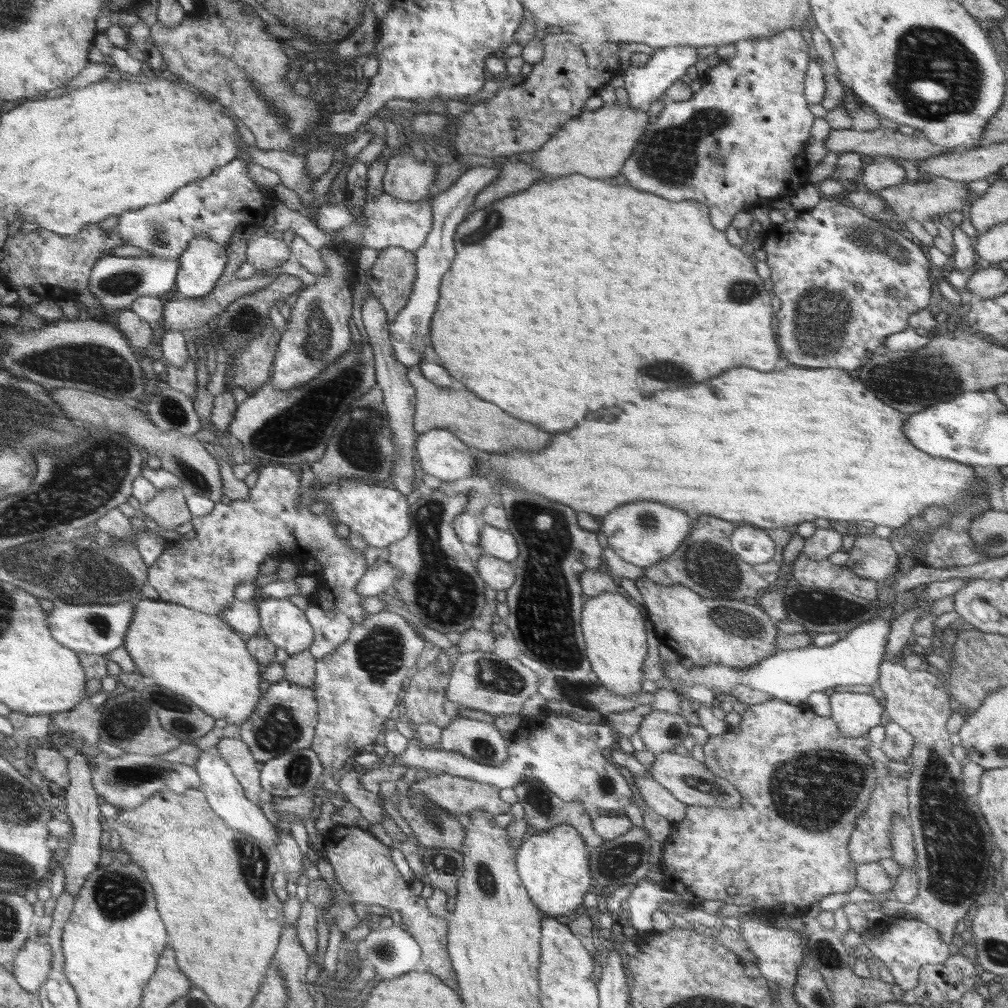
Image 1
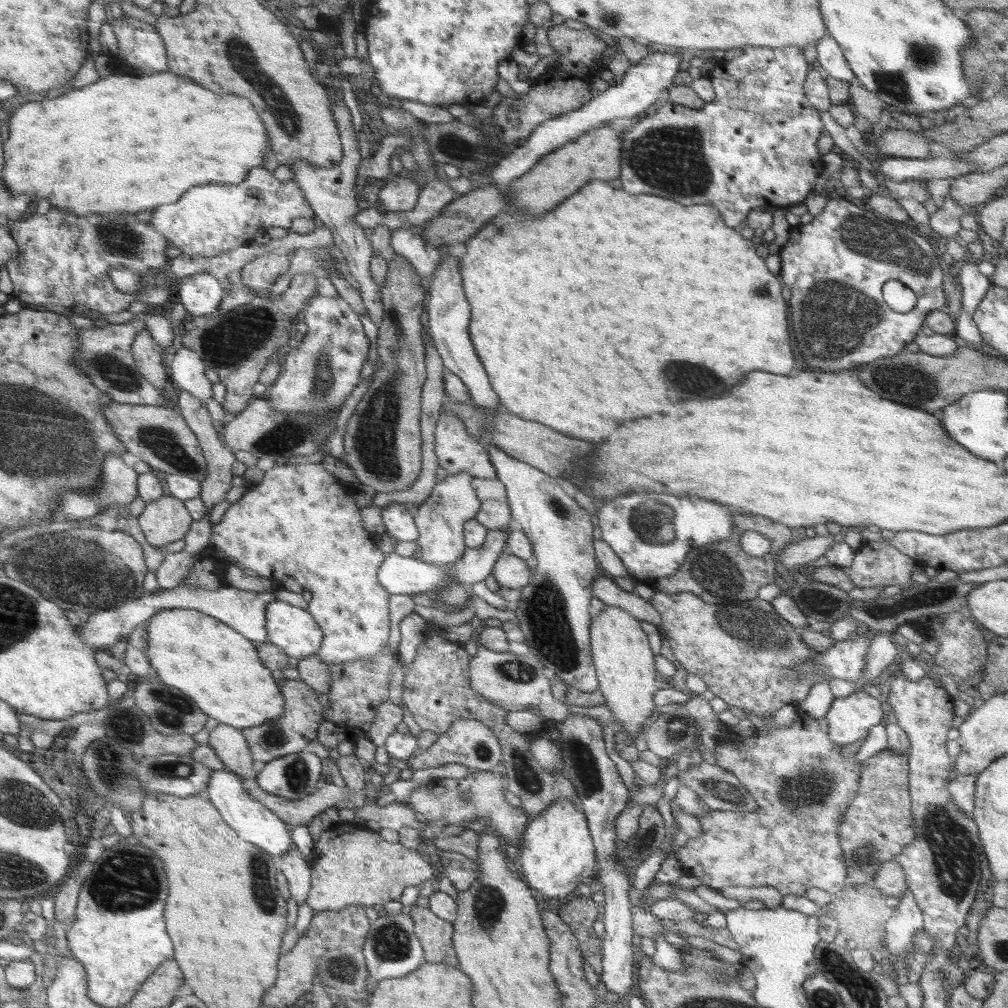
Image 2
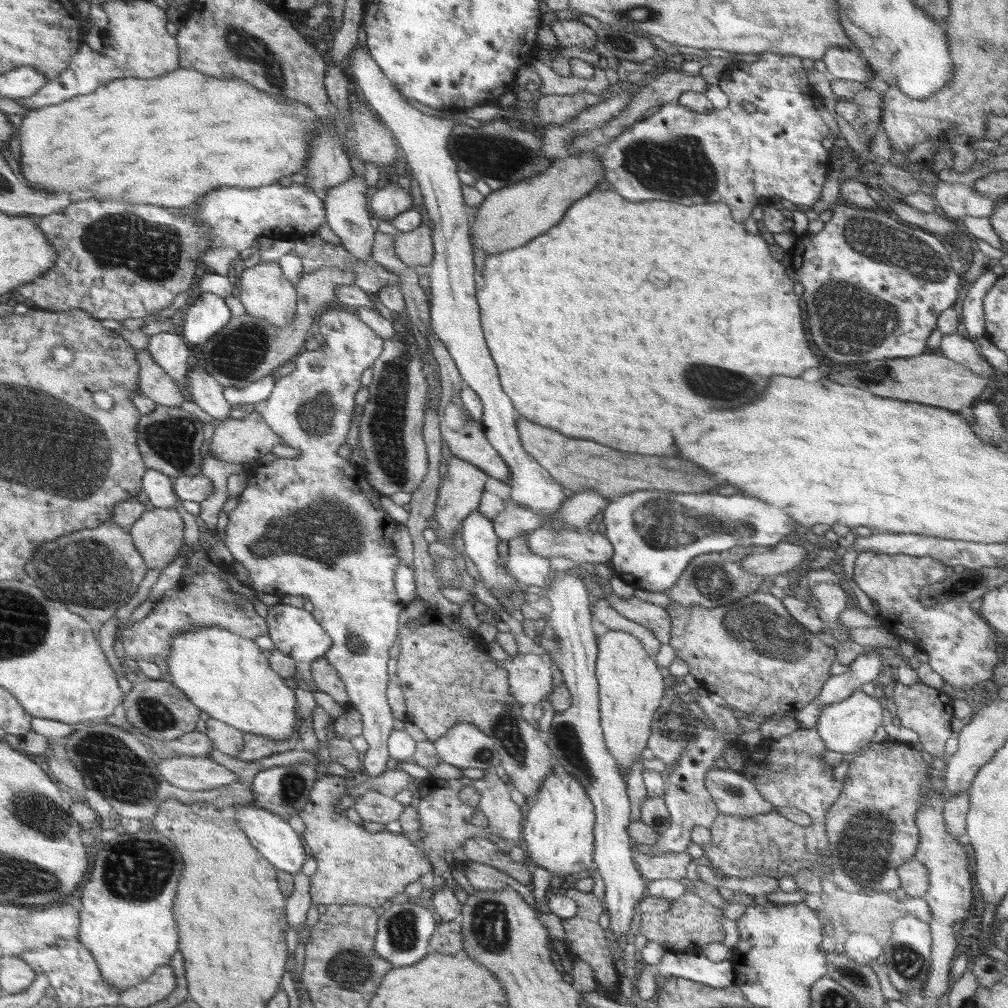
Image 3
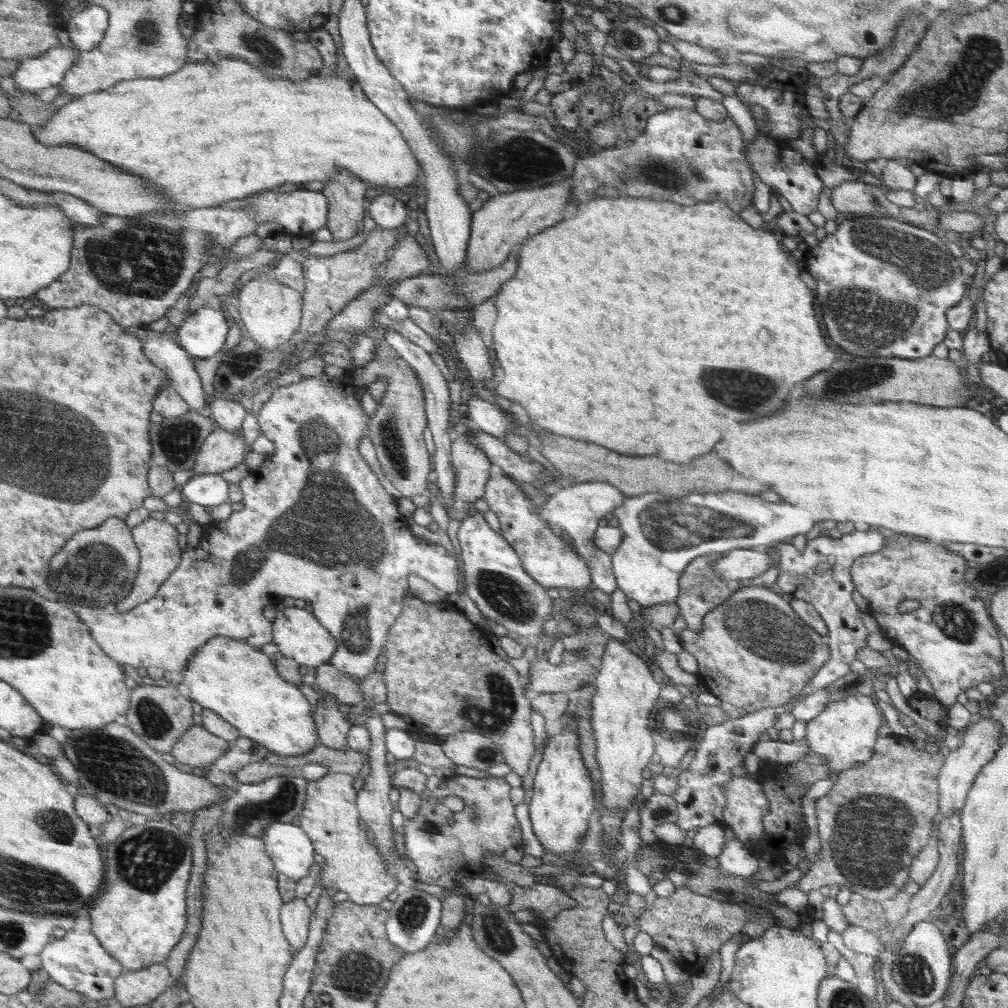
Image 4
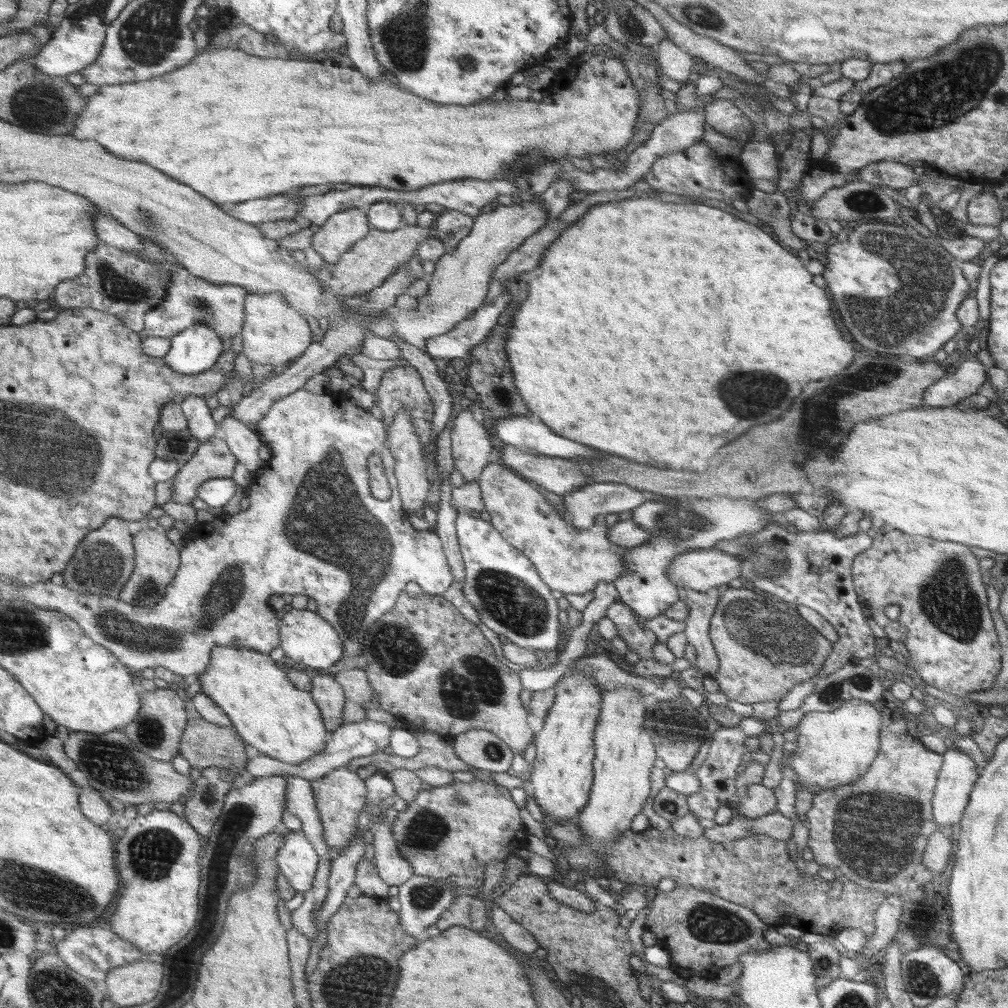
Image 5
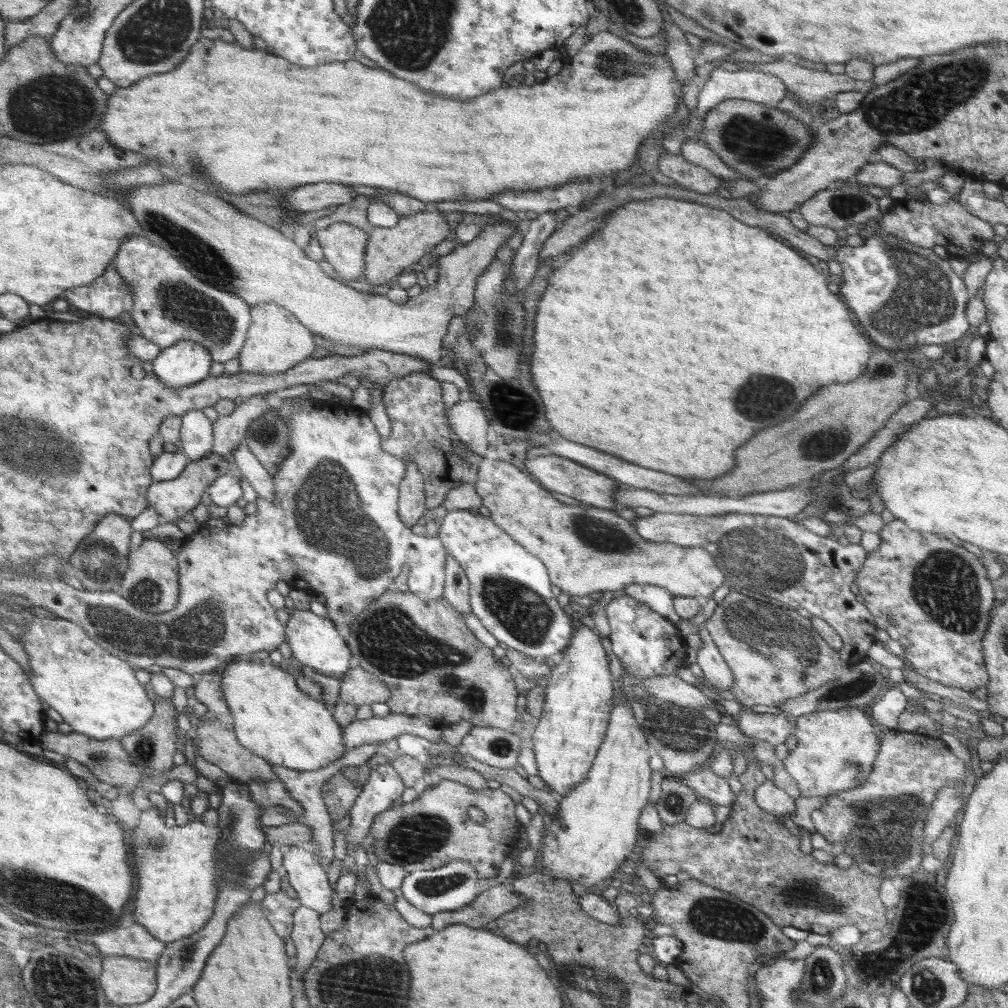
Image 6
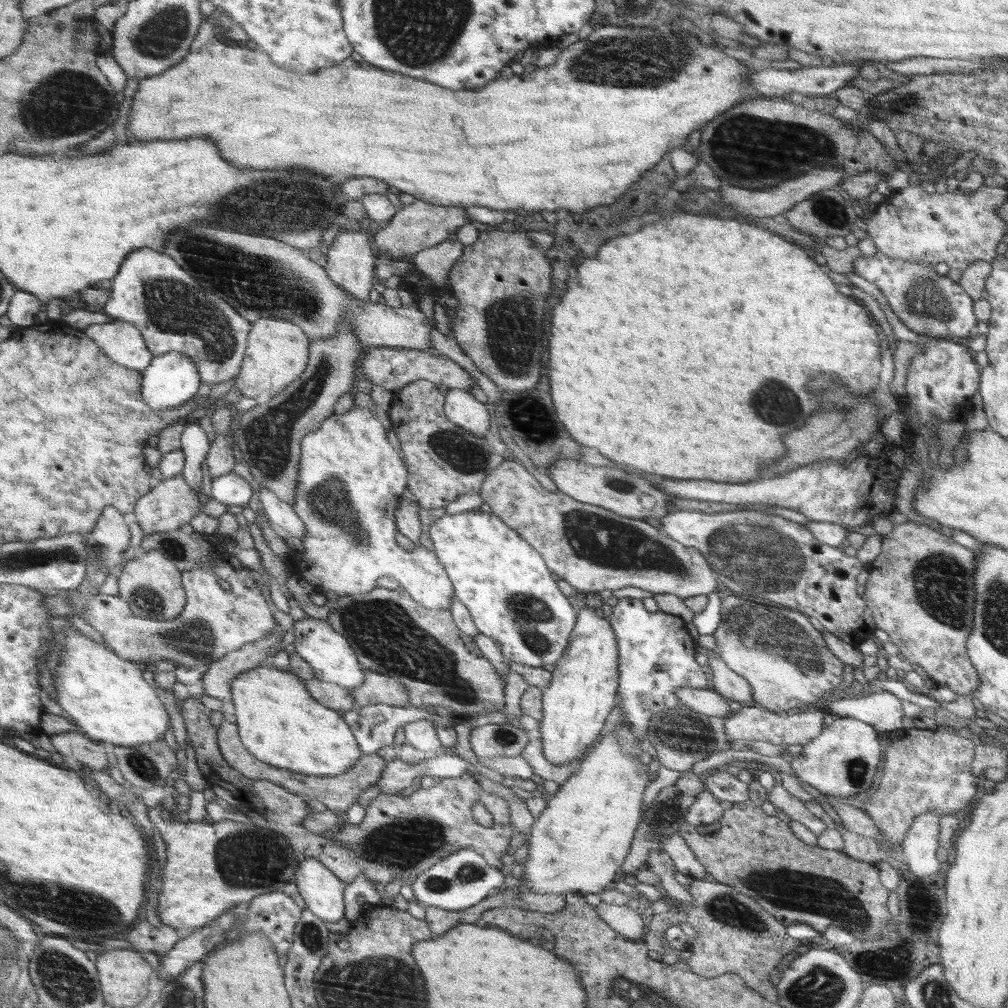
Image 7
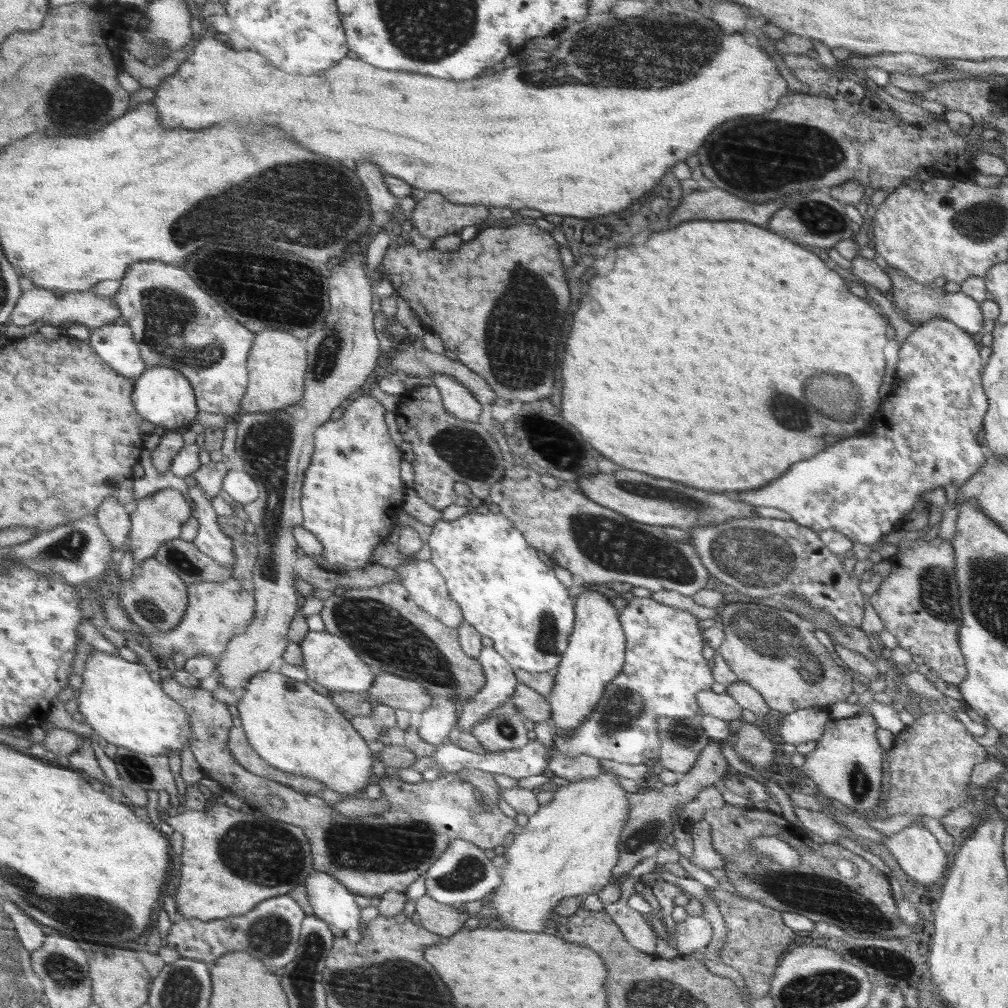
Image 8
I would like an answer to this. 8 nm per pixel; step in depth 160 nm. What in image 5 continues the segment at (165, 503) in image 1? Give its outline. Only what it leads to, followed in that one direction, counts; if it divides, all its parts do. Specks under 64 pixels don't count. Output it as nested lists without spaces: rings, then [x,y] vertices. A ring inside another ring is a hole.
[[[145,529],[134,534],[136,552],[136,570],[131,575],[125,588],[121,591],[119,599],[126,604],[137,605],[138,607],[150,608],[165,598],[168,586],[173,582],[177,574],[178,566],[181,566],[178,556],[178,548],[164,536],[164,530]]]

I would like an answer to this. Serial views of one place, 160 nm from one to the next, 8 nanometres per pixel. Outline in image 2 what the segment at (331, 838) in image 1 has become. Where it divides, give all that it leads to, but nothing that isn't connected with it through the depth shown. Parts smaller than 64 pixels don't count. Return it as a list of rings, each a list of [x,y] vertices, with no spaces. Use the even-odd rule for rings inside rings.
[[[354,822],[340,823],[328,832],[323,832],[318,844],[313,848],[312,858],[314,861],[310,869],[311,888],[305,902],[315,912],[335,911],[350,905],[384,905],[390,900],[400,900],[406,887],[415,887],[437,877],[434,866],[418,850],[408,849],[400,842],[390,844],[374,826],[364,828]],[[413,906],[414,934],[423,946],[425,963],[457,966],[452,946],[453,923],[436,916],[430,909]]]

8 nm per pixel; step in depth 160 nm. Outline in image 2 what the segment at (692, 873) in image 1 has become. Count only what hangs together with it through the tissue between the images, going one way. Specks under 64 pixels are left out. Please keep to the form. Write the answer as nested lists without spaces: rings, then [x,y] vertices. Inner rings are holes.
[[[798,712],[794,716],[794,720],[790,726],[786,728],[778,727],[758,727],[751,737],[740,737],[735,736],[732,738],[732,733],[729,733],[725,737],[721,738],[721,741],[715,746],[713,754],[716,758],[716,765],[720,768],[725,768],[730,772],[734,773],[734,776],[737,777],[745,789],[753,796],[753,799],[756,801],[758,808],[752,812],[740,812],[732,814],[731,811],[706,811],[704,816],[697,818],[700,827],[702,827],[702,836],[698,838],[691,838],[689,842],[686,842],[684,846],[675,849],[676,861],[682,866],[682,870],[685,874],[692,874],[696,878],[700,878],[702,885],[707,887],[712,887],[715,890],[721,891],[726,889],[726,887],[748,887],[748,888],[758,888],[763,886],[771,886],[778,890],[782,897],[786,895],[797,895],[805,896],[805,893],[808,889],[818,888],[822,889],[832,896],[835,893],[839,893],[844,889],[845,880],[847,876],[846,862],[843,856],[842,848],[840,845],[840,837],[838,836],[838,825],[842,823],[843,816],[850,806],[850,802],[854,800],[856,796],[856,790],[858,790],[858,784],[861,779],[861,762],[858,762],[858,759],[854,757],[848,757],[843,751],[845,748],[838,743],[835,743],[834,740],[830,738],[830,728],[827,720],[817,719],[808,716],[806,713]]]

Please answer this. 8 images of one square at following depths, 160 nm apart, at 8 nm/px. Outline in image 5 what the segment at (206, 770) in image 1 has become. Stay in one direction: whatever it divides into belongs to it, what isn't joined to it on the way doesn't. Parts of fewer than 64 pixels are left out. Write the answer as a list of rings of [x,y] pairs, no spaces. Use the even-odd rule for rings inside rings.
[[[301,831],[284,834],[284,844],[277,854],[278,868],[296,892],[310,892],[316,879],[320,857]]]

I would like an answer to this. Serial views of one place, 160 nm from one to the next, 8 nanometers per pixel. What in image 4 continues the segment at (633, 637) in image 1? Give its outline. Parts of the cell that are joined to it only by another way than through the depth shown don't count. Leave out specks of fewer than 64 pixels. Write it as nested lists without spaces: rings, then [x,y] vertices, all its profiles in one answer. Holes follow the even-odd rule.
[[[610,639],[605,645],[600,668],[592,684],[597,688],[593,698],[591,725],[595,734],[595,756],[602,772],[603,798],[600,804],[607,809],[628,810],[628,804],[636,802],[636,794],[642,784],[642,770],[655,754],[650,736],[651,722],[648,714],[660,694],[660,684],[654,682],[650,668],[632,654],[618,639]]]

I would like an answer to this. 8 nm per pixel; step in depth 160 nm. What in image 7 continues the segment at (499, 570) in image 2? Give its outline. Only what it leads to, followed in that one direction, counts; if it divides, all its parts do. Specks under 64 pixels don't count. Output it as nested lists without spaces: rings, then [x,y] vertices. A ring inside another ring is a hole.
[[[504,459],[487,476],[479,495],[490,506],[492,514],[501,517],[510,528],[515,529],[545,559],[550,572],[559,579],[571,584],[575,592],[600,593],[603,590],[618,590],[627,586],[636,586],[653,594],[675,594],[688,598],[710,594],[716,590],[716,580],[710,570],[710,564],[703,554],[694,548],[680,544],[662,530],[652,527],[643,519],[619,515],[613,510],[580,502],[558,490],[544,490],[534,476],[520,466],[520,462]]]

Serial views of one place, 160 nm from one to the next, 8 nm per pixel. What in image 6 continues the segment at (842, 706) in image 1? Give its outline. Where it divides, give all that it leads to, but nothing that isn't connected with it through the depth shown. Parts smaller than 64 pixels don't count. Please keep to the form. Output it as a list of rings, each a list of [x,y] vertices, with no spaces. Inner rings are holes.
[[[864,705],[838,710],[811,712],[793,719],[793,734],[797,745],[783,759],[783,766],[791,776],[801,796],[828,796],[861,785],[873,769],[879,753],[874,720]]]

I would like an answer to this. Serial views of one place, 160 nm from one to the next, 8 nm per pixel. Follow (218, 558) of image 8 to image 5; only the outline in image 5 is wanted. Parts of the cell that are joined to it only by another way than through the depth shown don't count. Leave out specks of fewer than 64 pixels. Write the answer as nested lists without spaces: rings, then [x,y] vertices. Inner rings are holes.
[[[188,395],[188,398],[180,404],[180,408],[192,436],[201,443],[219,434],[218,424],[212,419],[211,410],[206,405],[205,398]]]

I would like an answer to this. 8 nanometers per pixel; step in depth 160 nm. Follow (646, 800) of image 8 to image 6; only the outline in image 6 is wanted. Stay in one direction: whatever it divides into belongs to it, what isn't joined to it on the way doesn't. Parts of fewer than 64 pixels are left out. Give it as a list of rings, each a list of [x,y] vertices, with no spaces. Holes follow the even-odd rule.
[[[675,776],[664,778],[661,789],[656,807],[662,824],[676,826],[678,822],[685,821],[689,808],[698,799],[697,793]]]

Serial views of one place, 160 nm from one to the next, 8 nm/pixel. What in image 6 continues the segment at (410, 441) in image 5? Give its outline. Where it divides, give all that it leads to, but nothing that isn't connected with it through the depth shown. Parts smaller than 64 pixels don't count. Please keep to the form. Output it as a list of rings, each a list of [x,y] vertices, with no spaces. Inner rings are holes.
[[[416,462],[406,463],[406,475],[401,484],[401,500],[399,516],[401,520],[410,526],[419,522],[418,518],[424,512],[424,492],[425,482],[421,472],[418,472]]]

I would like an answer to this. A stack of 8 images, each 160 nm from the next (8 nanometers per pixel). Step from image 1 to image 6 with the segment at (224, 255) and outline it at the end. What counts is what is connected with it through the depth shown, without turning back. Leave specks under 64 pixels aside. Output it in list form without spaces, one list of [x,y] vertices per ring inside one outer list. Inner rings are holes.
[[[182,340],[174,346],[161,350],[158,357],[151,361],[151,364],[153,365],[154,376],[157,376],[164,386],[186,388],[186,386],[201,383],[208,377],[210,362],[213,362],[213,360],[210,359],[208,348],[204,348],[202,344],[196,344],[192,340]]]

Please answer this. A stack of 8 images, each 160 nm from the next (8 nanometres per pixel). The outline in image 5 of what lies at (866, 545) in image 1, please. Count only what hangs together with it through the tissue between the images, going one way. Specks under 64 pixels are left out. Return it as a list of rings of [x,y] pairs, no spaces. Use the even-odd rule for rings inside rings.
[[[884,525],[873,537],[871,547],[861,552],[852,566],[854,590],[864,598],[872,613],[871,618],[885,630],[889,640],[906,646],[918,676],[927,686],[964,698],[971,692],[994,688],[993,680],[1002,668],[1002,652],[988,609],[987,581],[978,562],[979,559],[965,544],[936,540],[926,535],[910,535]],[[890,604],[901,608],[900,617],[894,622],[884,612]]]

